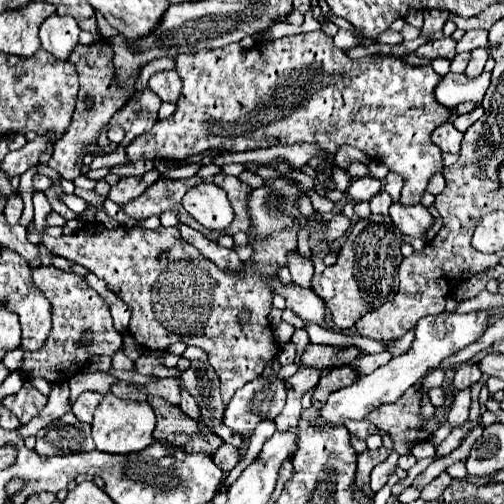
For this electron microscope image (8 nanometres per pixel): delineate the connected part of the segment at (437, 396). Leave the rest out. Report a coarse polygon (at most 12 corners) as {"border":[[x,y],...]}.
{"border":[[441,387],[429,389],[435,409],[443,409],[447,393]]}

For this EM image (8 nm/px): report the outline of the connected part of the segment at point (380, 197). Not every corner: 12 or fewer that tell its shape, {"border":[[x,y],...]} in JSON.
{"border":[[381,191],[369,203],[371,213],[385,215],[393,203],[387,191]]}

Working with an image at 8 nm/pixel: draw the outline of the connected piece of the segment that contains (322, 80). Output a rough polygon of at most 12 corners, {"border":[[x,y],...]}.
{"border":[[323,31],[179,55],[129,161],[339,145],[419,205],[451,117],[431,65]]}

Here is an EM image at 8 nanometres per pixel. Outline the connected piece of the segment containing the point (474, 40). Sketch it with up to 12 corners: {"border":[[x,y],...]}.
{"border":[[471,29],[457,43],[457,53],[489,45],[487,31]]}

